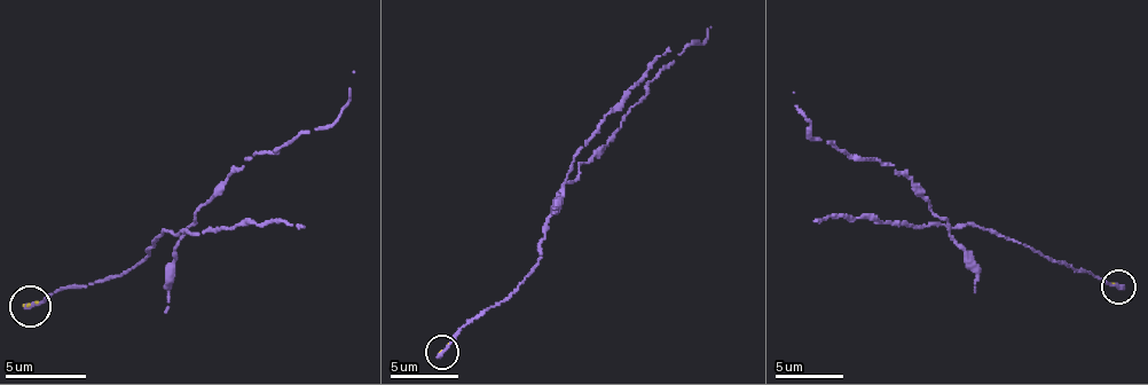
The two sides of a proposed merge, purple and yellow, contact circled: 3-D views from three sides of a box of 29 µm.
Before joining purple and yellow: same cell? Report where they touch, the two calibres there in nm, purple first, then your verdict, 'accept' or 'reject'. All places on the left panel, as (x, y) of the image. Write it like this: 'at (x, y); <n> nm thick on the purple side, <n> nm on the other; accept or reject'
at (30, 306); 320 nm thick on the purple side, 130 nm on the other; reject

